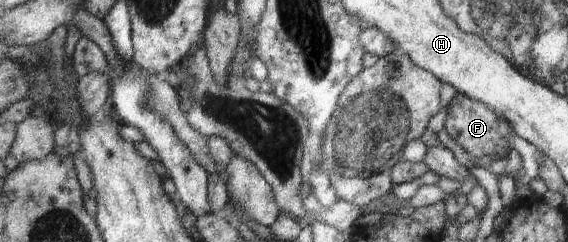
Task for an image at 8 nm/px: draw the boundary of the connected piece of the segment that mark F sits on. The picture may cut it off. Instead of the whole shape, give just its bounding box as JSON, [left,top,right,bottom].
[444,93,513,159]

